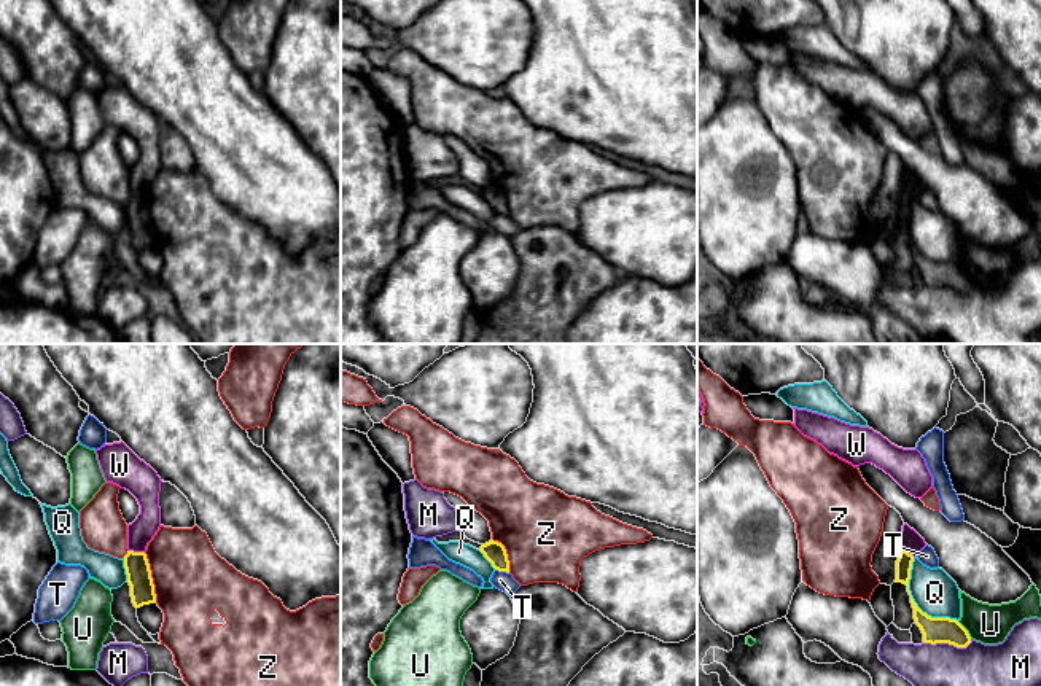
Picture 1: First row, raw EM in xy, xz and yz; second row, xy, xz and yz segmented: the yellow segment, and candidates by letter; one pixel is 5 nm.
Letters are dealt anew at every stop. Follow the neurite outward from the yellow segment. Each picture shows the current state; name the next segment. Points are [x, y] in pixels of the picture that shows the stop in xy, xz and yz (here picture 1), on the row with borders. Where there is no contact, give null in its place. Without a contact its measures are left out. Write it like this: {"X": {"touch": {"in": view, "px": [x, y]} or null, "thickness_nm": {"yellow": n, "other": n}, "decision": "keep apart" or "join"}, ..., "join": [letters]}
{"M": {"touch": {"in": "yz", "px": [949, 643]}, "thickness_nm": {"yellow": 130, "other": 220}, "decision": "keep apart"}, "Q": {"touch": {"in": "yz", "px": [914, 602]}, "thickness_nm": {"yellow": 130, "other": 220}, "decision": "keep apart"}, "T": {"touch": {"in": "xz", "px": [502, 570]}, "thickness_nm": {"yellow": 110, "other": 90}, "decision": "keep apart"}, "U": {"touch": {"in": "yz", "px": [965, 629]}, "thickness_nm": {"yellow": 130, "other": 200}, "decision": "keep apart"}, "W": {"touch": {"in": "xy", "px": [137, 553]}, "thickness_nm": {"yellow": 130, "other": 140}, "decision": "keep apart"}, "Z": {"touch": {"in": "xy", "px": [152, 578]}, "thickness_nm": {"yellow": 130, "other": 380}, "decision": "keep apart"}, "join": []}

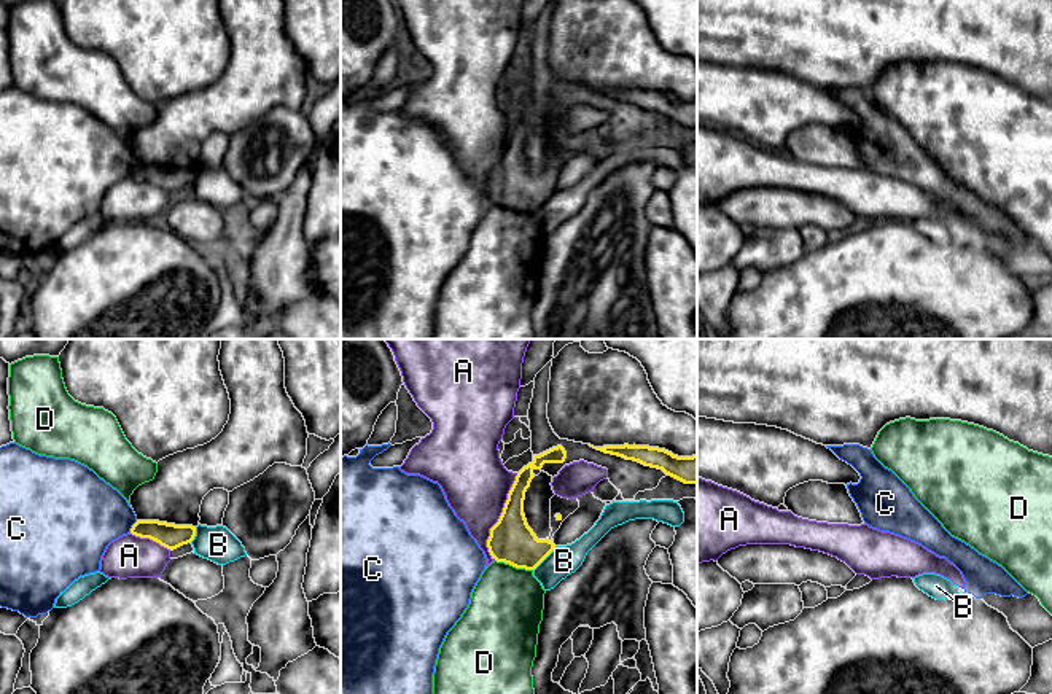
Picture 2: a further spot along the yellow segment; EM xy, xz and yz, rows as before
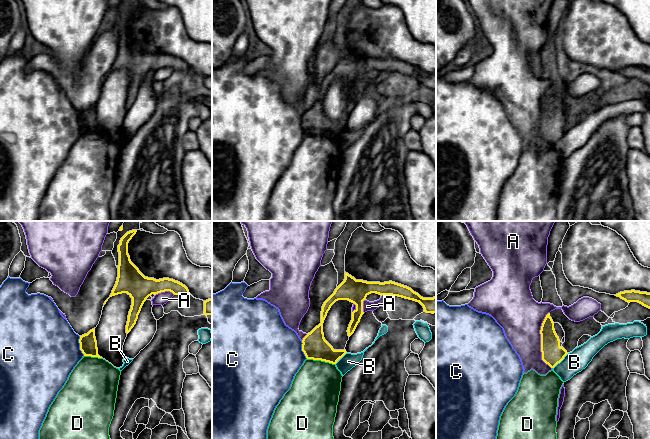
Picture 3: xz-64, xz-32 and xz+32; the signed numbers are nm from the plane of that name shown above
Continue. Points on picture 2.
{"A": {"touch": {"in": "xz", "px": [500, 516]}, "thickness_nm": {"yellow": 220, "other": 340}, "decision": "keep apart"}, "B": {"touch": {"in": "xz", "px": [545, 557]}, "thickness_nm": {"yellow": 220, "other": 150}, "decision": "keep apart"}, "C": {"touch": {"in": "xy", "px": [132, 527]}, "thickness_nm": {"yellow": 130, "other": 380}, "decision": "keep apart"}, "D": {"touch": {"in": "xz", "px": [514, 565]}, "thickness_nm": {"yellow": 220, "other": 380}, "decision": "keep apart"}, "join": []}

